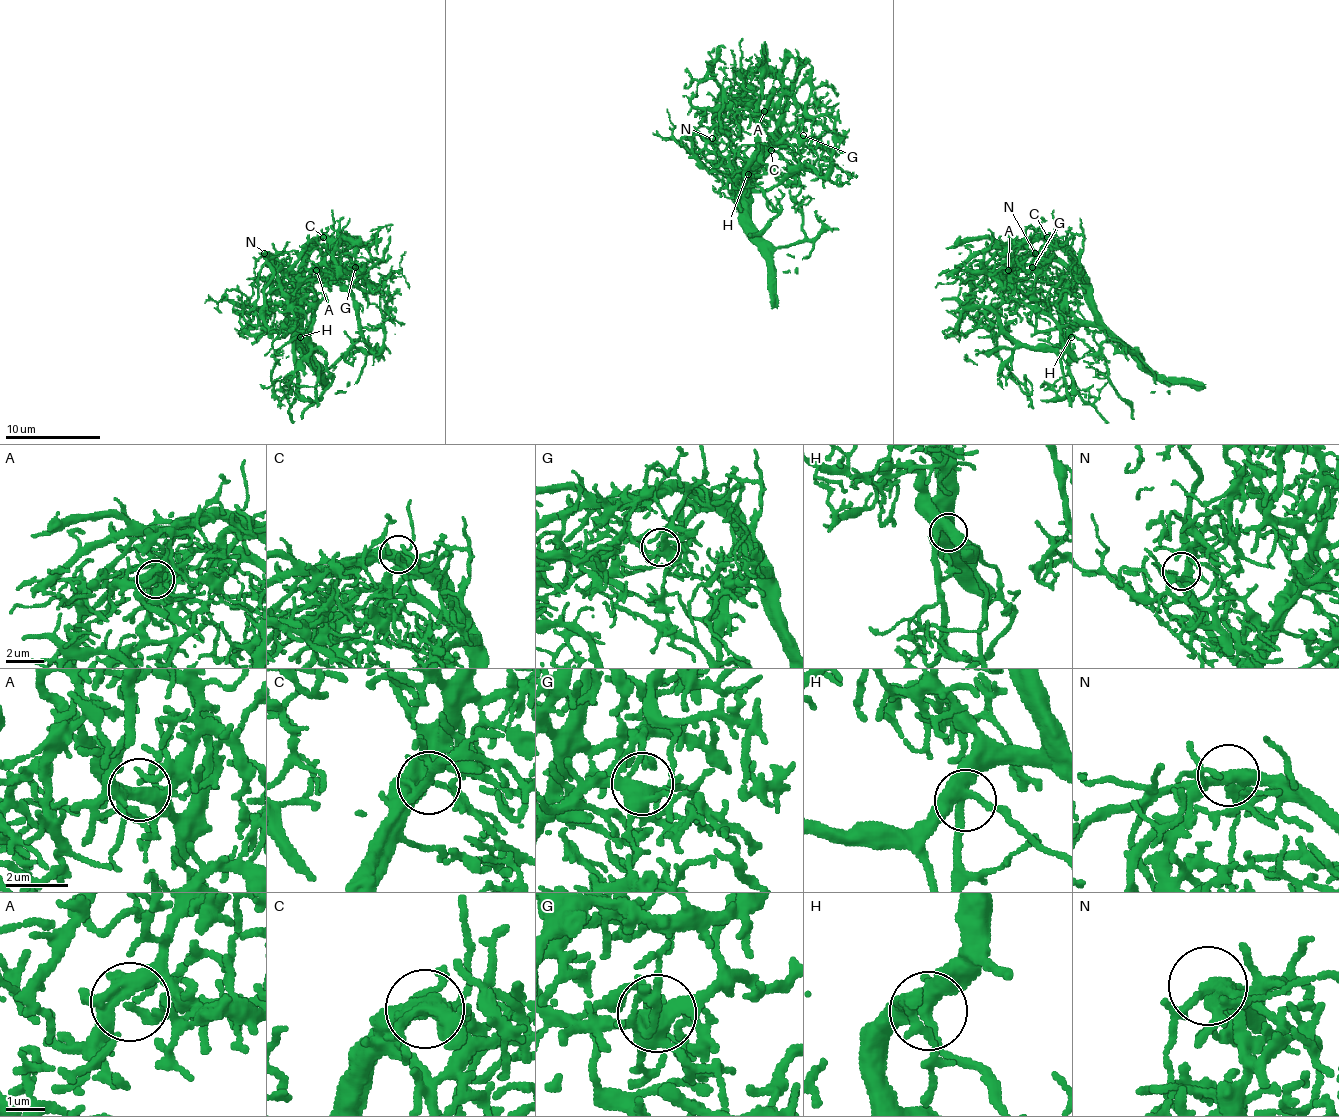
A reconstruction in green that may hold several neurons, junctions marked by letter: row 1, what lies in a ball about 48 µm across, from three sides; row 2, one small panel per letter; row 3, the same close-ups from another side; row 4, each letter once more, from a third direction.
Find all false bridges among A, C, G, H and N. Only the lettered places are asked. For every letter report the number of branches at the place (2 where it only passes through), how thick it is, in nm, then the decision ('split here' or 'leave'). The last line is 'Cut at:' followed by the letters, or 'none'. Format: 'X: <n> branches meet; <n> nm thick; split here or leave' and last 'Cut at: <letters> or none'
A: 5 branches meet; 340 nm thick; leave
C: 5 branches meet; 440 nm thick; leave
G: 7 branches meet; 400 nm thick; leave
H: 4 branches meet; 440 nm thick; leave
N: 3 branches meet; 360 nm thick; leave
Cut at: none

